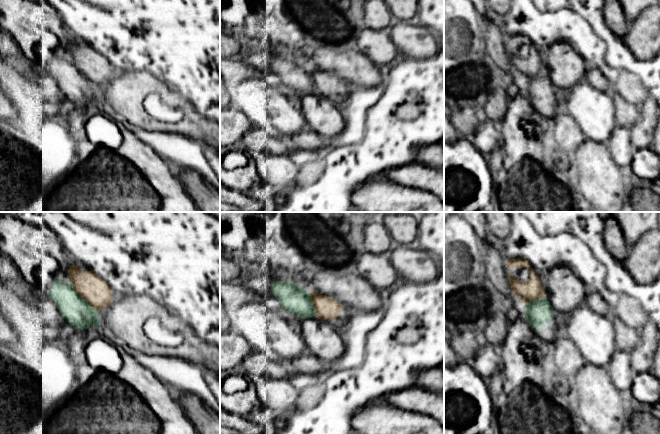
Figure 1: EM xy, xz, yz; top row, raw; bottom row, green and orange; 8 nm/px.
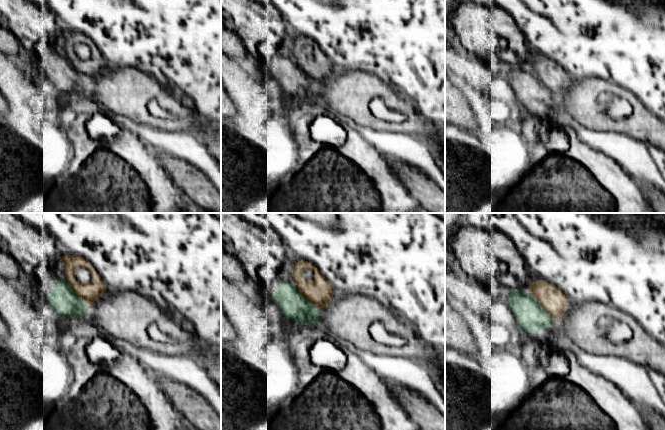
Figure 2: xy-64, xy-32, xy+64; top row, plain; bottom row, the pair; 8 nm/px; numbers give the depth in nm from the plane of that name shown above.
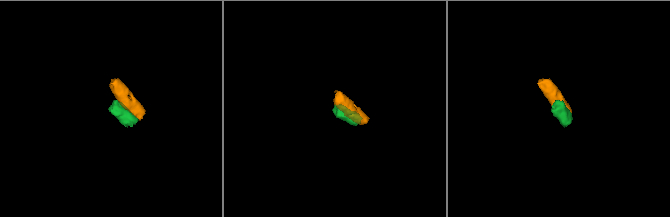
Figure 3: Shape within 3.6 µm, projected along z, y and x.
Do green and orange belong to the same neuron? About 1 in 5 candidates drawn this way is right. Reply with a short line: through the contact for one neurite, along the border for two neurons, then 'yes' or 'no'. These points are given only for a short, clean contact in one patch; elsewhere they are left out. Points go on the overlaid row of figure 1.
line xy (70, 283), (98, 311); no

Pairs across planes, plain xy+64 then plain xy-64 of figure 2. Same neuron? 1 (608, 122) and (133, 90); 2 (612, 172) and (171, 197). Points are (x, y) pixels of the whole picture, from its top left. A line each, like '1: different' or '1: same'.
1: same
2: same

